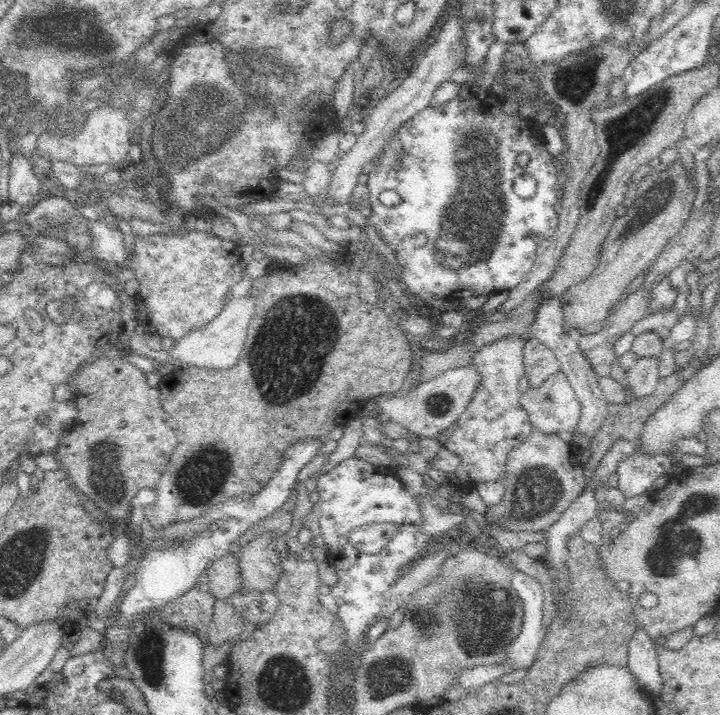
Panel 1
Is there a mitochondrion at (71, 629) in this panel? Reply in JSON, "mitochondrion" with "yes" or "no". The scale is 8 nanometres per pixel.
{"mitochondrion":"no"}

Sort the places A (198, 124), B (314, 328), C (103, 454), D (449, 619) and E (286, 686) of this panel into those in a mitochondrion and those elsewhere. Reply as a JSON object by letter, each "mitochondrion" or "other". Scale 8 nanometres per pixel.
{"A":"mitochondrion","B":"mitochondrion","C":"mitochondrion","D":"mitochondrion","E":"mitochondrion"}

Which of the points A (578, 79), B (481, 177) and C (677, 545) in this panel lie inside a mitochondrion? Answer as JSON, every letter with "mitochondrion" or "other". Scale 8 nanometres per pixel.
{"A":"mitochondrion","B":"mitochondrion","C":"mitochondrion"}

